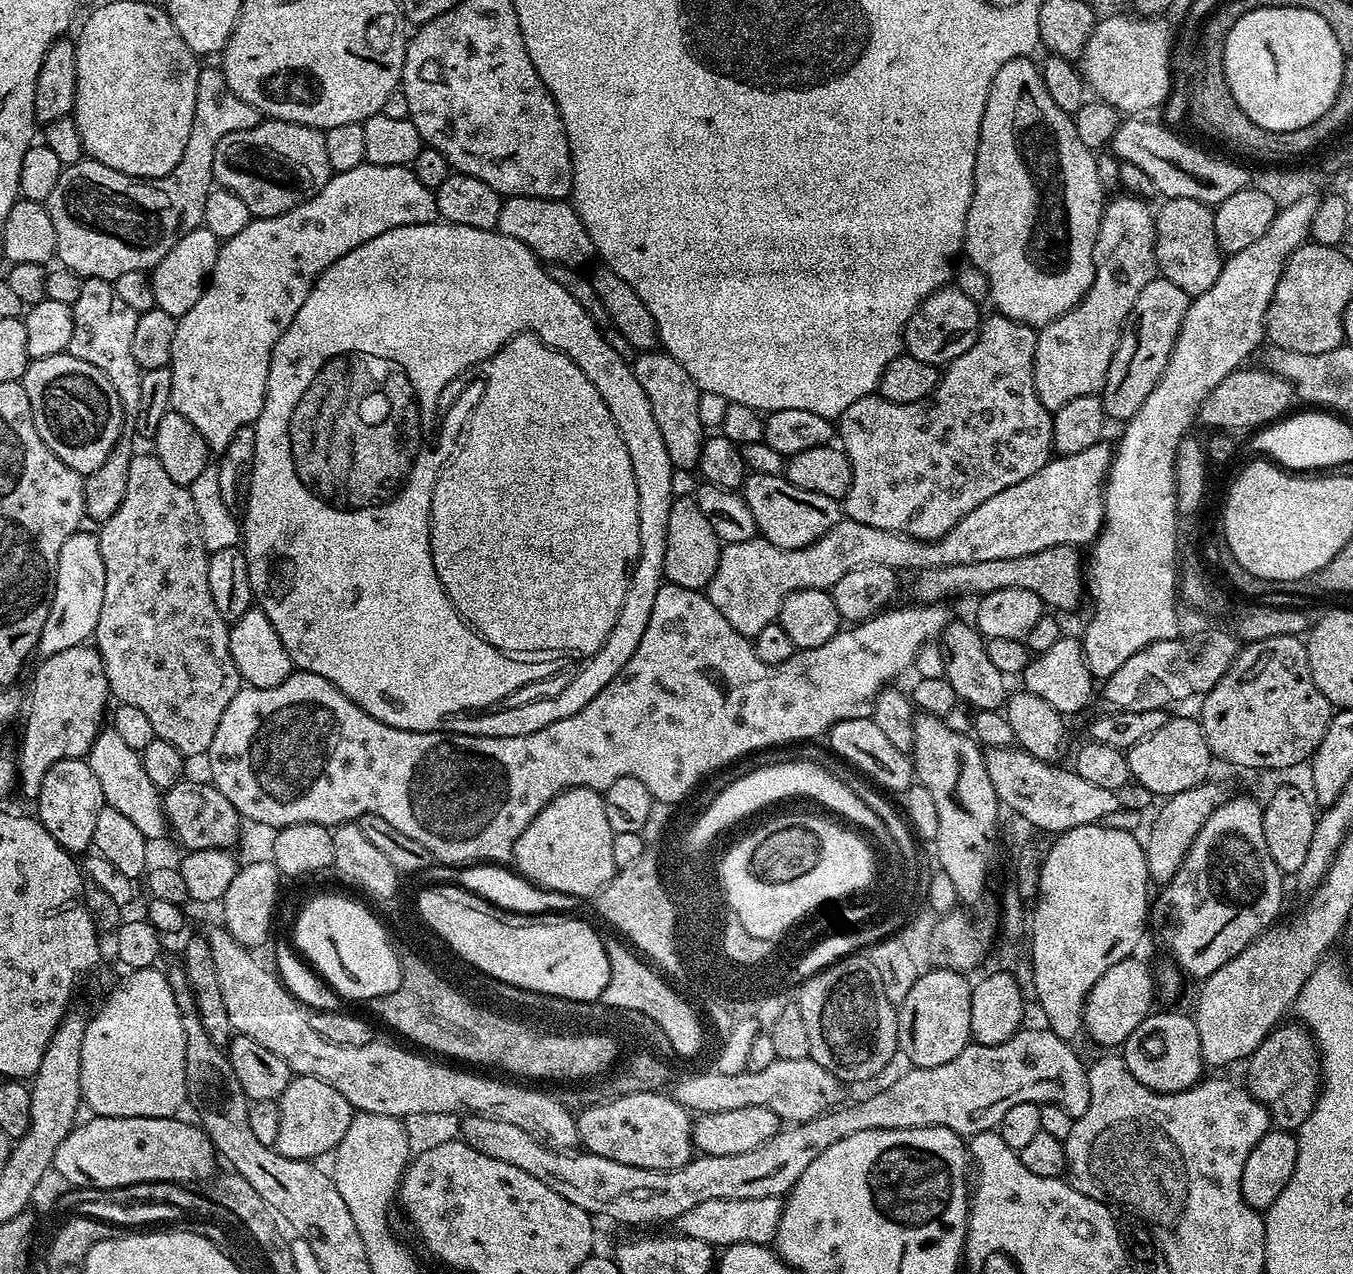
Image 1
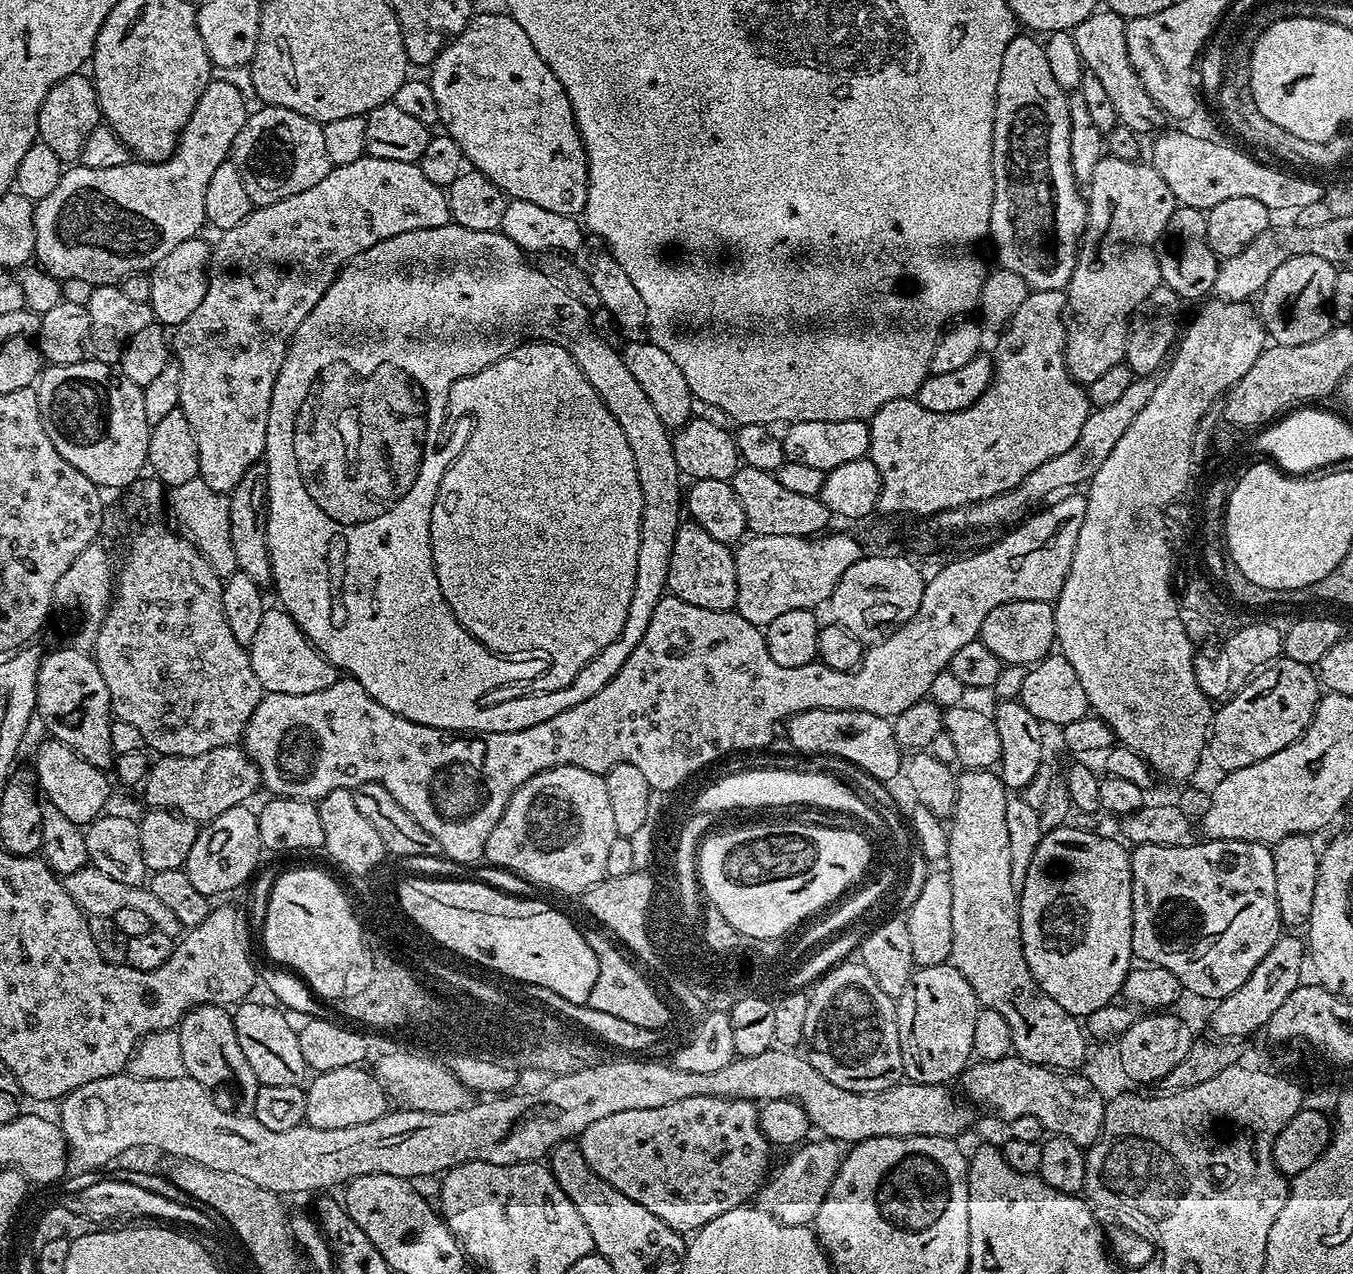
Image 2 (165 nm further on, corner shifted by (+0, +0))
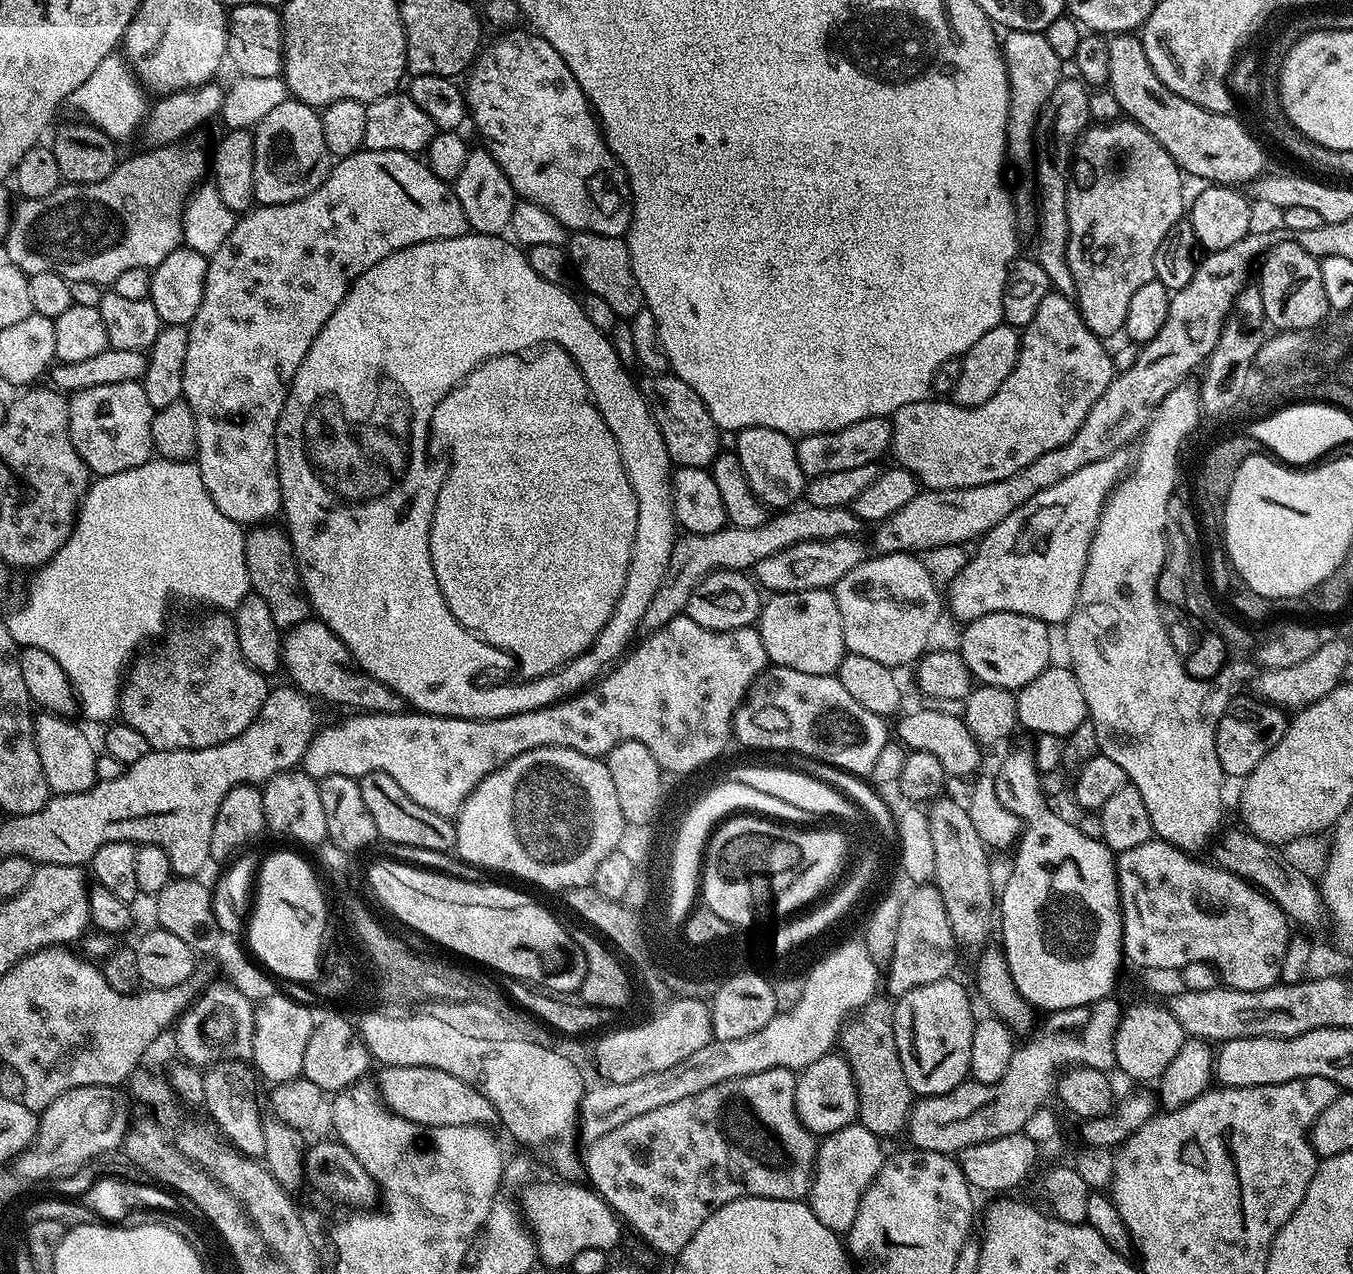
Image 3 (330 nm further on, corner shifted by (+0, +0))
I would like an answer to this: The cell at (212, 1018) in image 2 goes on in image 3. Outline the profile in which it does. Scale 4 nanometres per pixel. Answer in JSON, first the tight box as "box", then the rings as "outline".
{"box":[203,1062,266,1157],"outline":[[[216,1062],[209,1068],[212,1069],[203,1073],[203,1107],[208,1108],[209,1118],[220,1127],[219,1135],[241,1156],[263,1157],[266,1150],[266,1138],[262,1134],[265,1117],[260,1116],[260,1100],[256,1097],[257,1073],[244,1062]]]}

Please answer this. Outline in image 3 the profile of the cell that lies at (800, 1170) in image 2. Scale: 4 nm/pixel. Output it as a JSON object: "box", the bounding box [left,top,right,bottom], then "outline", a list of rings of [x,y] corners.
{"box":[806,1122,886,1234],"outline":[[[853,1122],[834,1134],[823,1137],[816,1149],[816,1170],[812,1173],[812,1189],[806,1197],[814,1218],[822,1222],[831,1232],[847,1234],[858,1206],[874,1178],[882,1170],[886,1152],[880,1149],[881,1137],[875,1136],[866,1126]]]}

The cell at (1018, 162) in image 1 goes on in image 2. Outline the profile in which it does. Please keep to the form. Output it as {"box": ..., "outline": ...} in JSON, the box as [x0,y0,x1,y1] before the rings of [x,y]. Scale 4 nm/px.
{"box":[988,34,1088,292],"outline":[[[1032,34],[1016,35],[1006,46],[1006,54],[1002,54],[992,131],[992,177],[994,198],[988,236],[996,247],[995,263],[1018,274],[1029,289],[1037,292],[1067,289],[1086,226],[1088,202],[1070,166],[1068,96],[1052,77],[1043,43]]]}

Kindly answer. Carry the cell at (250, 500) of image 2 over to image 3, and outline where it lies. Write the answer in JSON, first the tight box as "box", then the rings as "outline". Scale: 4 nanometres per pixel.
{"box":[244,526,310,630],"outline":[[[252,526],[247,529],[244,538],[246,550],[246,570],[250,574],[251,591],[266,602],[274,622],[282,630],[298,626],[309,619],[310,605],[308,595],[300,581],[300,571],[292,553],[292,544],[288,541],[287,531],[276,526]]]}

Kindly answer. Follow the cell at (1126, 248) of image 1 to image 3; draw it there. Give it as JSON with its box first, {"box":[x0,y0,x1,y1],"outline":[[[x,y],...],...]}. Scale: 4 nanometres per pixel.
{"box":[1068,118,1186,338],"outline":[[[1121,118],[1115,120],[1113,124],[1096,124],[1089,127],[1084,135],[1080,137],[1080,142],[1076,146],[1076,154],[1072,166],[1072,175],[1068,186],[1068,213],[1070,214],[1070,238],[1068,239],[1068,265],[1070,274],[1074,278],[1076,287],[1075,301],[1080,309],[1080,316],[1086,322],[1086,326],[1095,336],[1109,338],[1115,332],[1124,332],[1126,322],[1126,310],[1130,310],[1130,298],[1134,298],[1146,282],[1156,279],[1154,270],[1154,254],[1158,254],[1158,246],[1162,246],[1162,238],[1170,234],[1170,230],[1182,219],[1186,212],[1186,196],[1184,200],[1184,180],[1180,167],[1174,162],[1174,158],[1168,153],[1149,132],[1135,120]]]}

